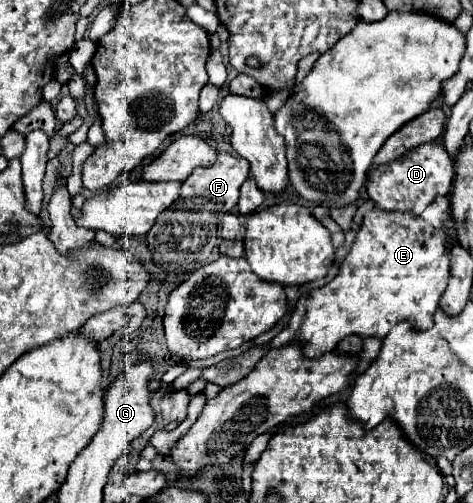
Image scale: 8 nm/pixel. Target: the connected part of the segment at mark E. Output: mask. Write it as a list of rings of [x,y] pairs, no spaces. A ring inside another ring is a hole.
[[[437,197],[421,215],[369,211],[335,279],[309,295],[311,303],[295,337],[305,341],[305,355],[319,357],[333,351],[351,333],[383,339],[389,325],[403,319],[411,319],[417,329],[429,329],[451,277],[449,259],[455,243],[455,219],[447,197]]]

